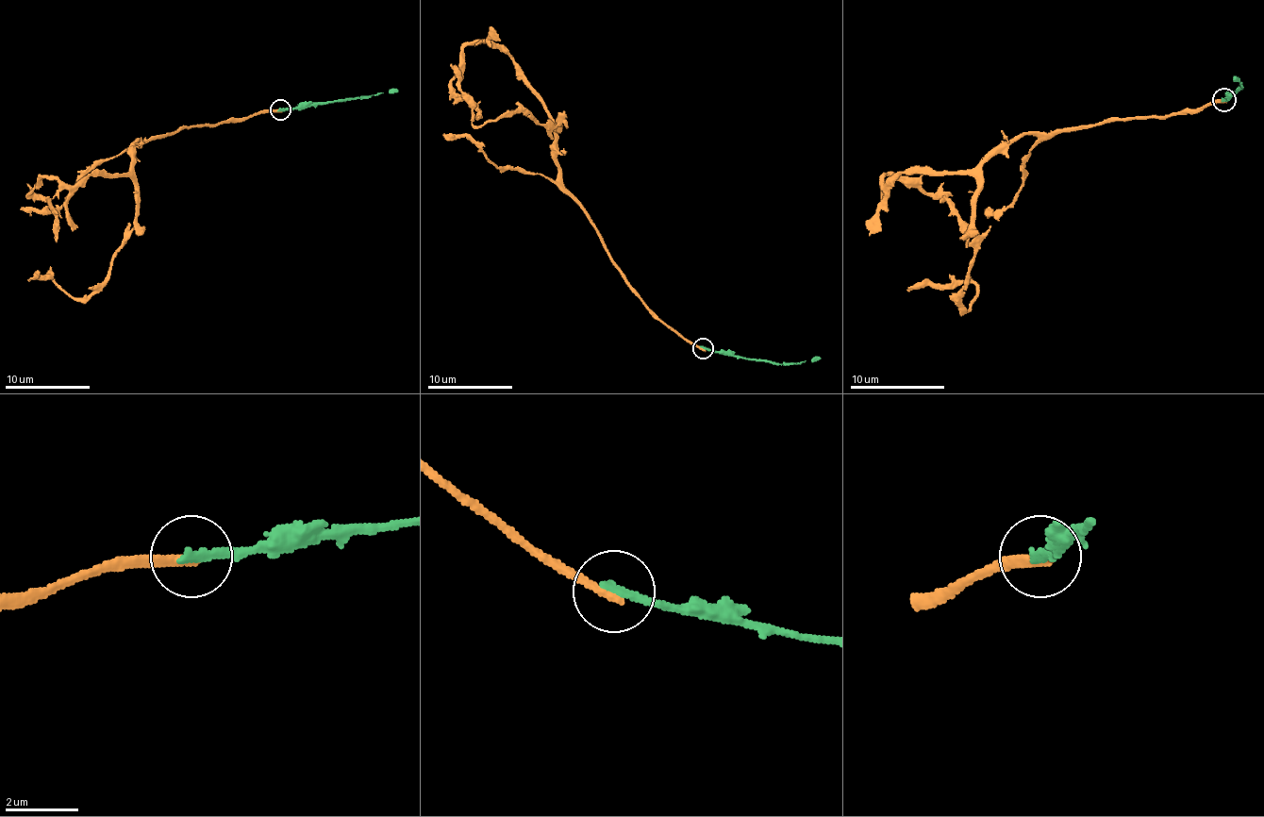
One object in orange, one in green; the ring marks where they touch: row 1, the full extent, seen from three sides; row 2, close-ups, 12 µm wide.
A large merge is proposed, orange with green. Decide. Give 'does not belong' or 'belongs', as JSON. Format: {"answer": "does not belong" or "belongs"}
{"answer": "does not belong"}

